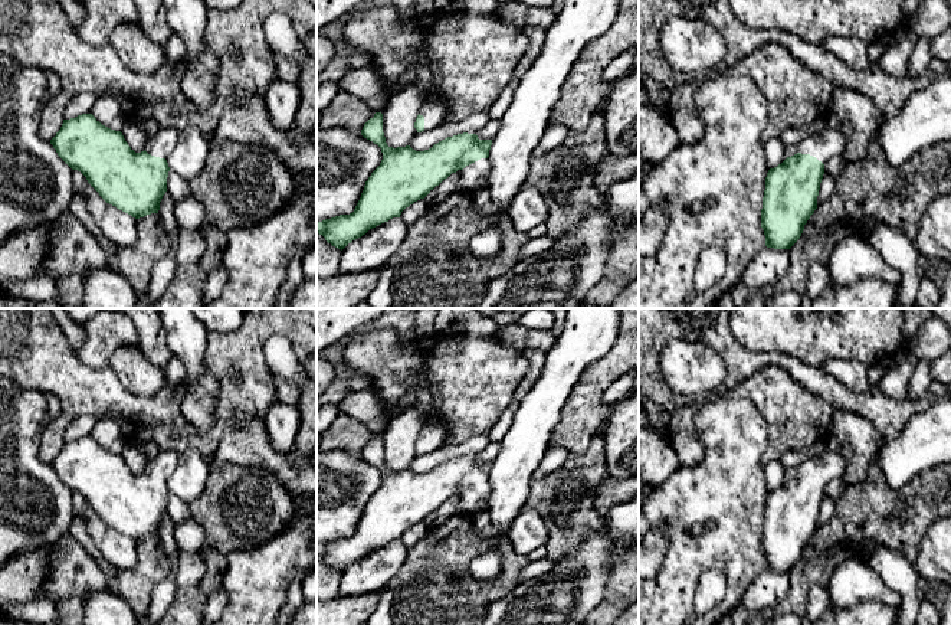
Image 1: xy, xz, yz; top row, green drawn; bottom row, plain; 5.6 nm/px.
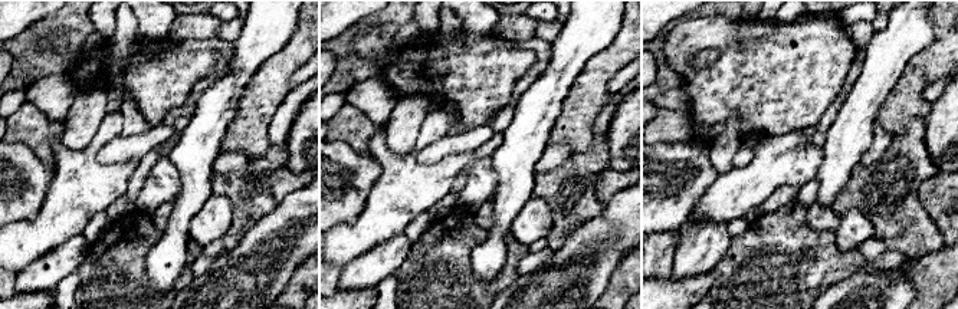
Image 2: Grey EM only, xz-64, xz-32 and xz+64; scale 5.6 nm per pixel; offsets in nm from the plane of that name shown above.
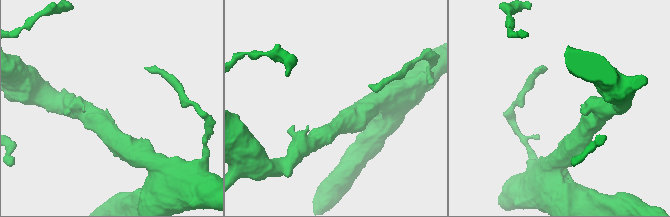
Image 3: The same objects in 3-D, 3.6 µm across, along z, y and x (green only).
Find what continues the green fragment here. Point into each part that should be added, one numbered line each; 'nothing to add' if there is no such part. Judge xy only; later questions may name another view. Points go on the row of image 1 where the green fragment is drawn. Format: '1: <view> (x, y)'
1: xy (161, 144)

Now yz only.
1: yz (827, 143)

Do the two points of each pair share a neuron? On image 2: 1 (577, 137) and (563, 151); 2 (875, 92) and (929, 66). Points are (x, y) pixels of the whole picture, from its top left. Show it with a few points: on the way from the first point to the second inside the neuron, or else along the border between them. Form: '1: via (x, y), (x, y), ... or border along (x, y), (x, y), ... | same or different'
1: border along (548, 144), (564, 144), (571, 151) | different
2: border along (915, 55), (905, 66), (879, 112) | different

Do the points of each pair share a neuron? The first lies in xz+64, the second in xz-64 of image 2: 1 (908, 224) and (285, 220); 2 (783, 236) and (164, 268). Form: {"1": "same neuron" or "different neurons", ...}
{"1": "different neurons", "2": "different neurons"}

